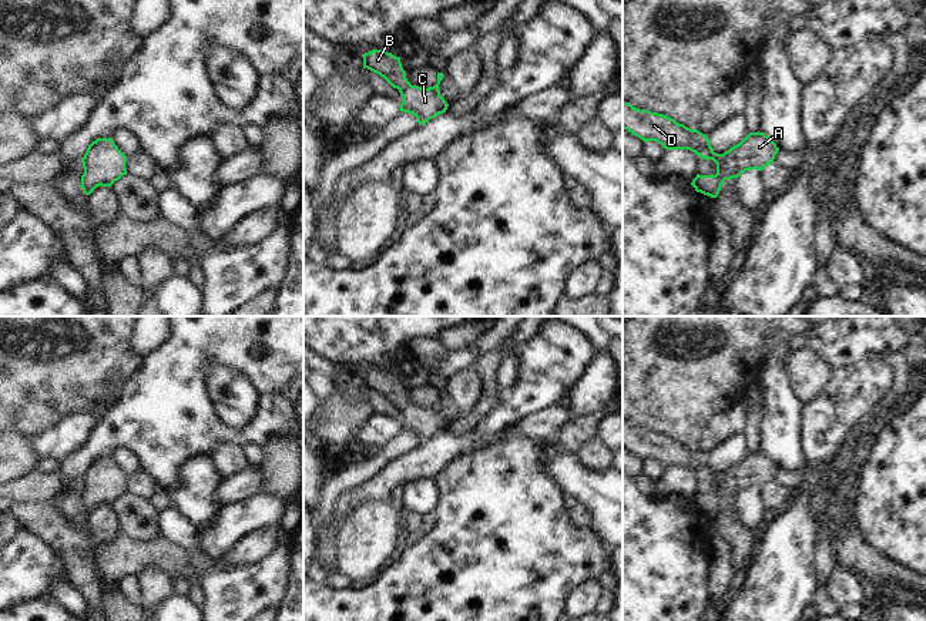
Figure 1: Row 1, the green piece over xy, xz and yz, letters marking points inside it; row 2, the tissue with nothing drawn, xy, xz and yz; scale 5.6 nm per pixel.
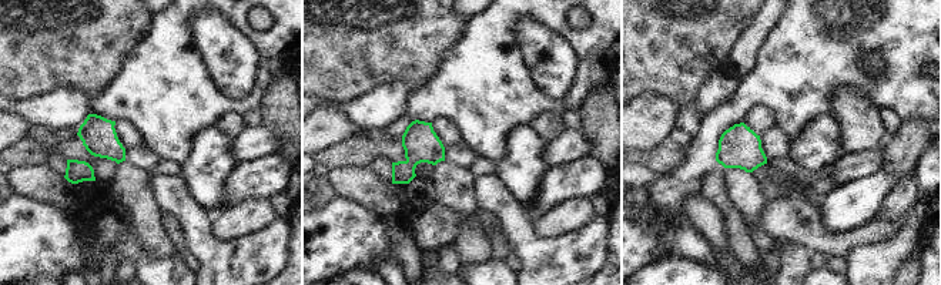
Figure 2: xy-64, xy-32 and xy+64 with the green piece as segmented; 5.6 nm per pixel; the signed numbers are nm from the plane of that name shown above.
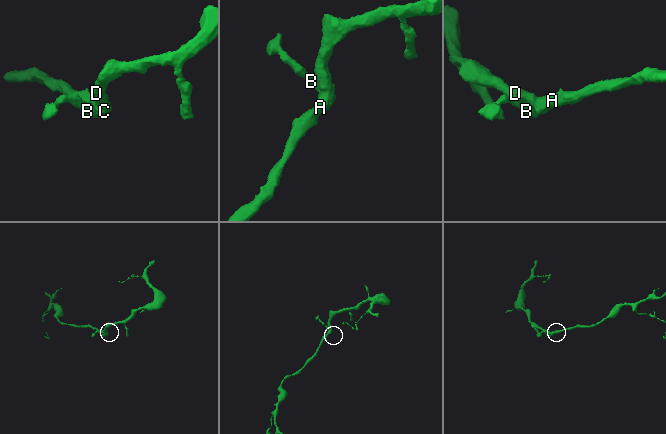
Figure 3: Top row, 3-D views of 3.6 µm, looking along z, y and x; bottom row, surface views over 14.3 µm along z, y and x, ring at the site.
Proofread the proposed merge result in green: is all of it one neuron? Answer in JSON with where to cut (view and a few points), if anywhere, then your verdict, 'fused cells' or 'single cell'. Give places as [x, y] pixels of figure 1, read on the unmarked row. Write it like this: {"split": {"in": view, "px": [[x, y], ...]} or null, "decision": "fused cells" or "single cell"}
{"split": null, "decision": "single cell"}

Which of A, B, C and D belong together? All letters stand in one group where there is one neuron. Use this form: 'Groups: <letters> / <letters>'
Groups: A B C D.

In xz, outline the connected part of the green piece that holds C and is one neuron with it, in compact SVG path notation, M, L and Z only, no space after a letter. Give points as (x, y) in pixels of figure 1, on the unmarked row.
M372 369L362 373L363 387L368 387L383 396L393 407L397 407L403 416L400 430L413 433L419 446L439 433L446 432L449 423L440 414L439 403L443 392L437 392L437 403L429 407L412 405L406 397L400 376L385 369Z

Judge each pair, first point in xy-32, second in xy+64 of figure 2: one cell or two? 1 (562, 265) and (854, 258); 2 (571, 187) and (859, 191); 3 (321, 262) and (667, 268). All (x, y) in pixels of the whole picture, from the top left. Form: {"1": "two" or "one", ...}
{"1": "one", "2": "one", "3": "two"}

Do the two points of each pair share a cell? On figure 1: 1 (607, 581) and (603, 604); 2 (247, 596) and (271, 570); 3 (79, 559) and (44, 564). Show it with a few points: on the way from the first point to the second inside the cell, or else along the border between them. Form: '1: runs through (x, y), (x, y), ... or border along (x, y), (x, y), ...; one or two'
1: runs through (607, 587), (606, 598); one
2: runs through (245, 584), (250, 573), (259, 573); one
3: border along (40, 537), (61, 557), (67, 580); two

